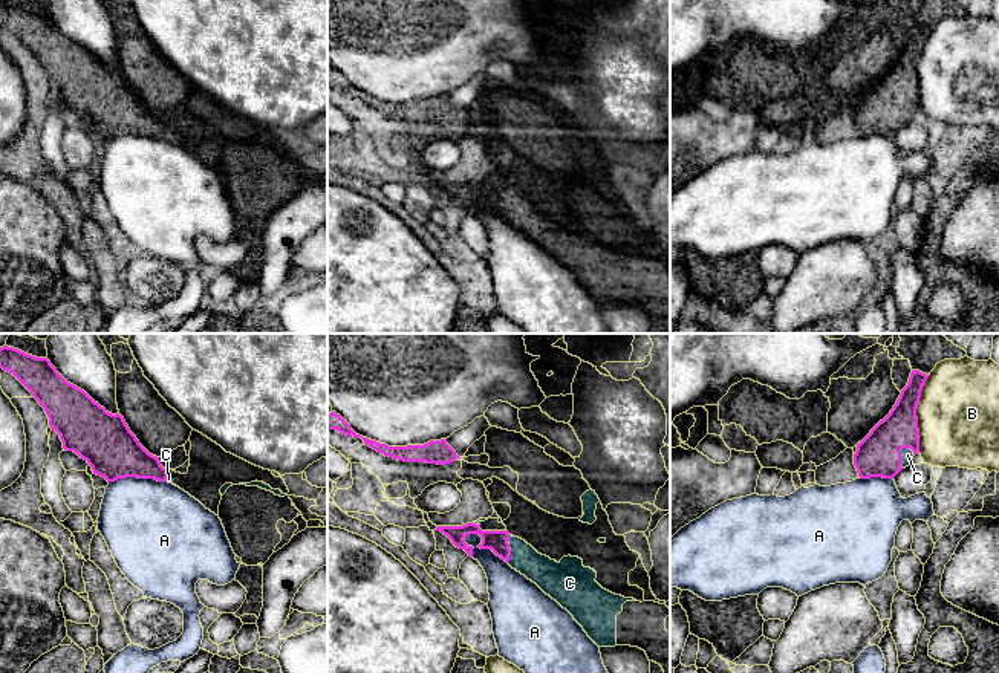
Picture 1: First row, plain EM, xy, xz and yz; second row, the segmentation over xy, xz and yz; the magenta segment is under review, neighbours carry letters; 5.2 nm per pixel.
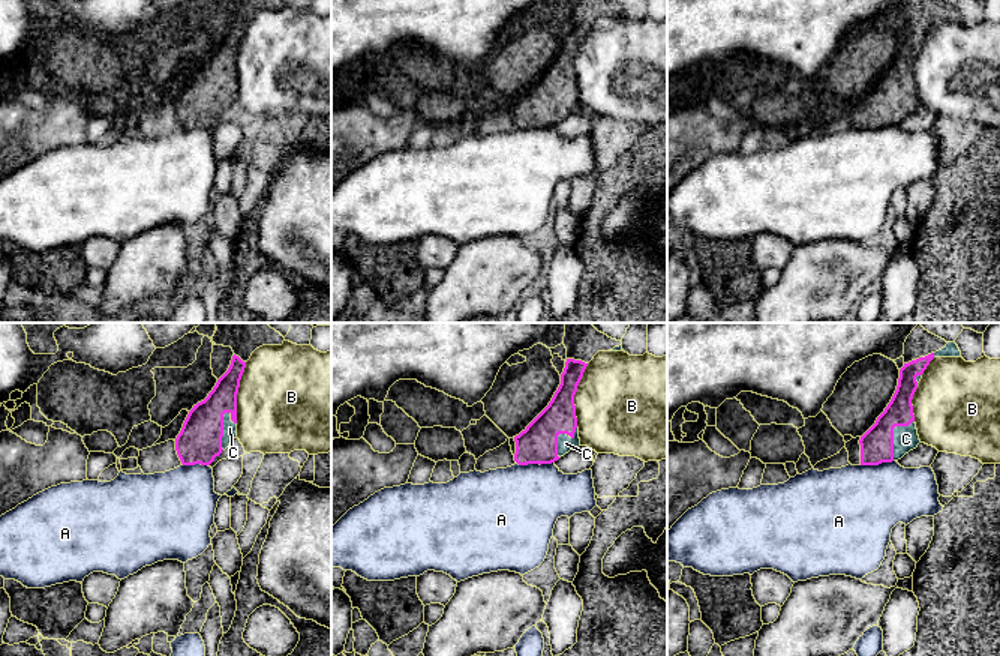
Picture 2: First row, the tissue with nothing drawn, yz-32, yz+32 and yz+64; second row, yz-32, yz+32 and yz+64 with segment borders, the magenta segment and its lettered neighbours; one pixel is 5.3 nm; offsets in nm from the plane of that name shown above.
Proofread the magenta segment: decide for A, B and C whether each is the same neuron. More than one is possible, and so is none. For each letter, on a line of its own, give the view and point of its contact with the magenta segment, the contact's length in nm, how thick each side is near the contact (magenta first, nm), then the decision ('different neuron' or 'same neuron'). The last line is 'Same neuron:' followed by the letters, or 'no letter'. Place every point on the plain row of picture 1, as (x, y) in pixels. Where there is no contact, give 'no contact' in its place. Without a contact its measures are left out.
A: contact xz (485, 205); length 280 nm; calibres 110 and 220 nm; different neuron
B: contact yz (915, 71); length 420 nm; calibres 200 and 440 nm; different neuron
C: contact yz (900, 112); length 120 nm; calibres 240 and 70 nm; same neuron
Same neuron: C

